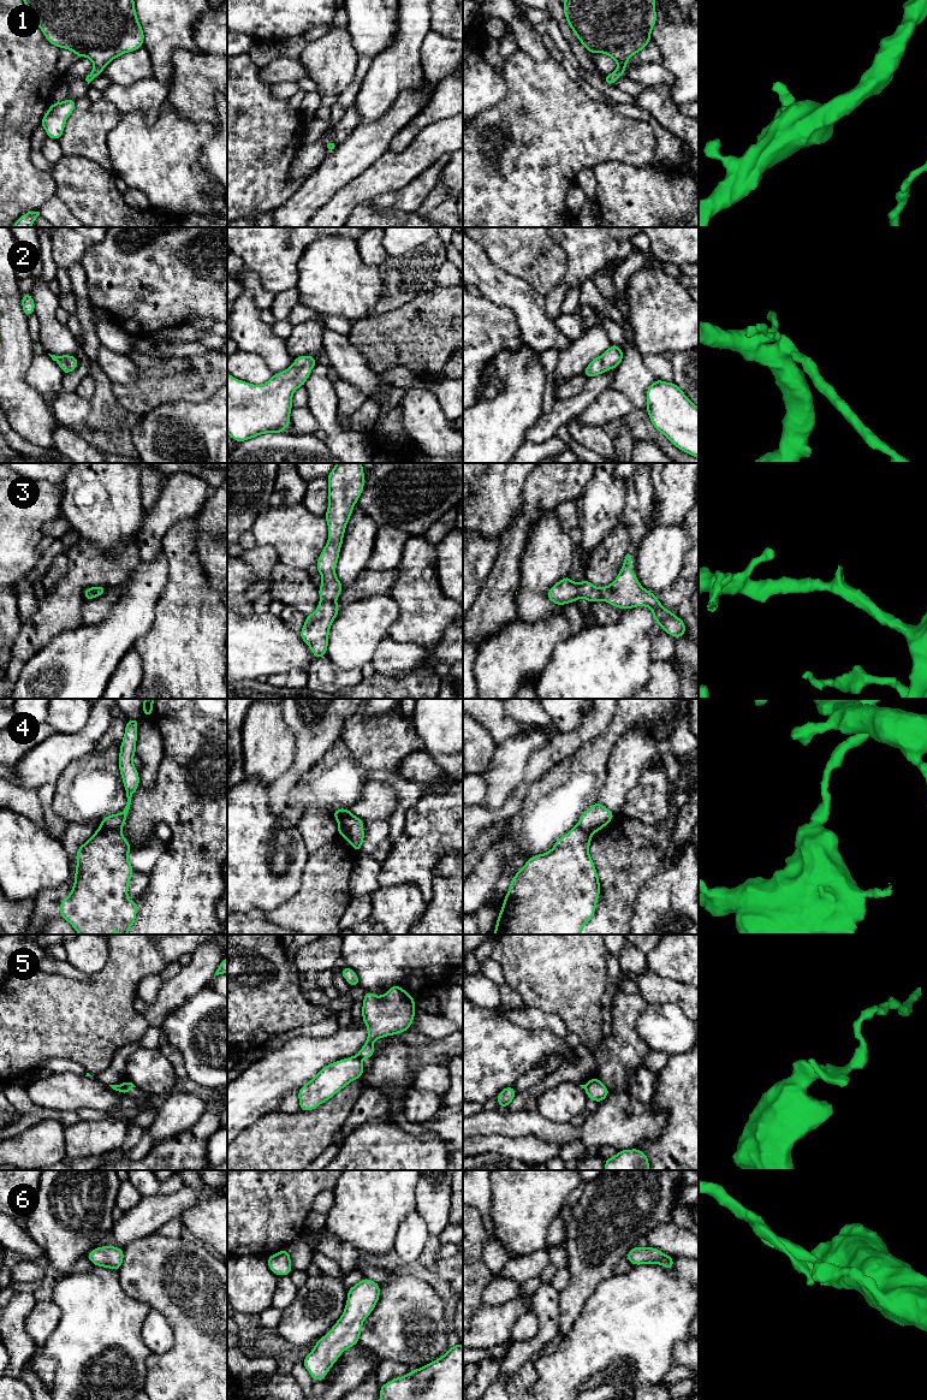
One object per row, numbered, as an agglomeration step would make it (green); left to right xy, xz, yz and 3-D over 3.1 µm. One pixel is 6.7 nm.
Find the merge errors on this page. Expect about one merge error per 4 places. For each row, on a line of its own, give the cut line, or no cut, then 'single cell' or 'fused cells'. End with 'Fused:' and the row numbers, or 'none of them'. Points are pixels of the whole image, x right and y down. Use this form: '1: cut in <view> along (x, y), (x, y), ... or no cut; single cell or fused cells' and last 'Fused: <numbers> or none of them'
1: no cut; single cell
2: no cut; single cell
3: no cut; single cell
4: cut in xy along (100, 825), (119, 831); fused cells
5: cut in xz along (356, 1056), (361, 1060); fused cells
6: no cut; single cell
Fused: 4, 5

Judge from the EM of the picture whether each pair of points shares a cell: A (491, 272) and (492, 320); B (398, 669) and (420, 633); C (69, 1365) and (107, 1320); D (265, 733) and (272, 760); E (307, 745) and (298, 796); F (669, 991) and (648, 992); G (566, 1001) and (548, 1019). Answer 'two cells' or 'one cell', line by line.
A: two cells
B: two cells
C: one cell
D: one cell
E: two cells
F: one cell
G: two cells

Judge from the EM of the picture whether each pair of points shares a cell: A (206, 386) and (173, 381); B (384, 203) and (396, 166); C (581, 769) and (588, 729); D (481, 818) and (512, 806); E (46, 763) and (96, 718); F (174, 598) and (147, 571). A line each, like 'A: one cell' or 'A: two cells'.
A: one cell
B: two cells
C: two cells
D: one cell
E: one cell
F: two cells

